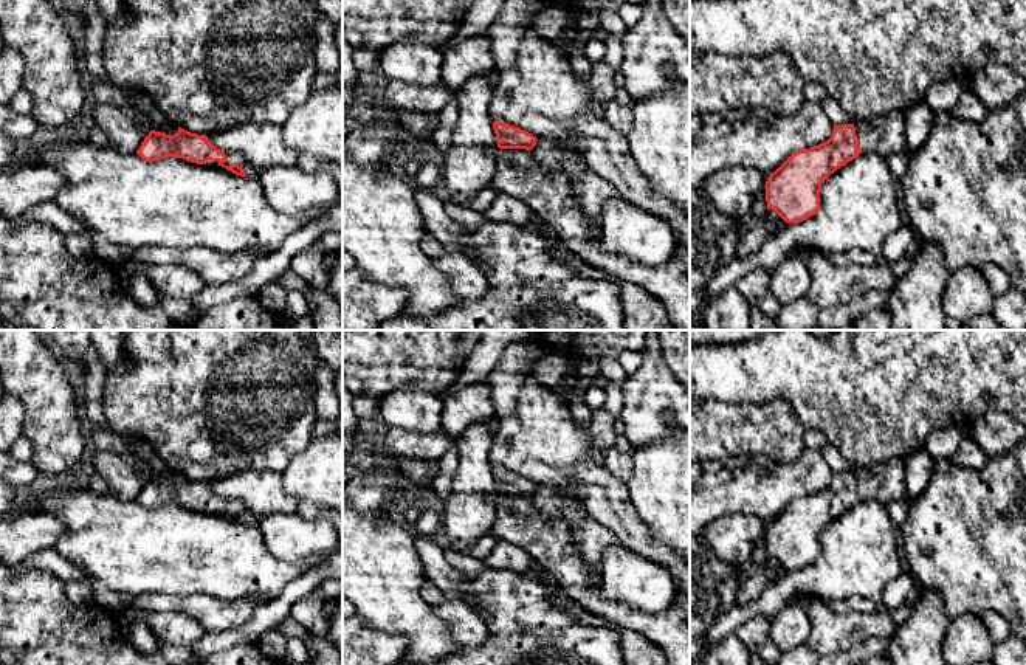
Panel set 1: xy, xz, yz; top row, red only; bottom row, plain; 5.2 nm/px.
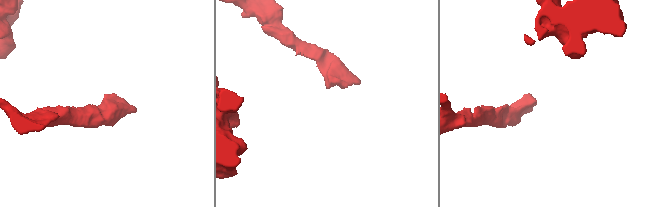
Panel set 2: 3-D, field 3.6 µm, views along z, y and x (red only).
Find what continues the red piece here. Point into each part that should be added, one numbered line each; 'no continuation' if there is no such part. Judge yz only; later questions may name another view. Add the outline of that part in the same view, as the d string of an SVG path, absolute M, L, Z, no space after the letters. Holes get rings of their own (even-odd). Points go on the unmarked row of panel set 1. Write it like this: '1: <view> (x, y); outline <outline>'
1: yz (884, 481); outline M893 457L854 470L862 501L876 499L888 505L894 501L908 501L905 487L905 459Z

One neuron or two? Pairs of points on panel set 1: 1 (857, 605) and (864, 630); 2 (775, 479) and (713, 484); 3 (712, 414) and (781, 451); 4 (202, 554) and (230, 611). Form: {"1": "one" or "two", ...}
{"1": "two", "2": "one", "3": "one", "4": "two"}

